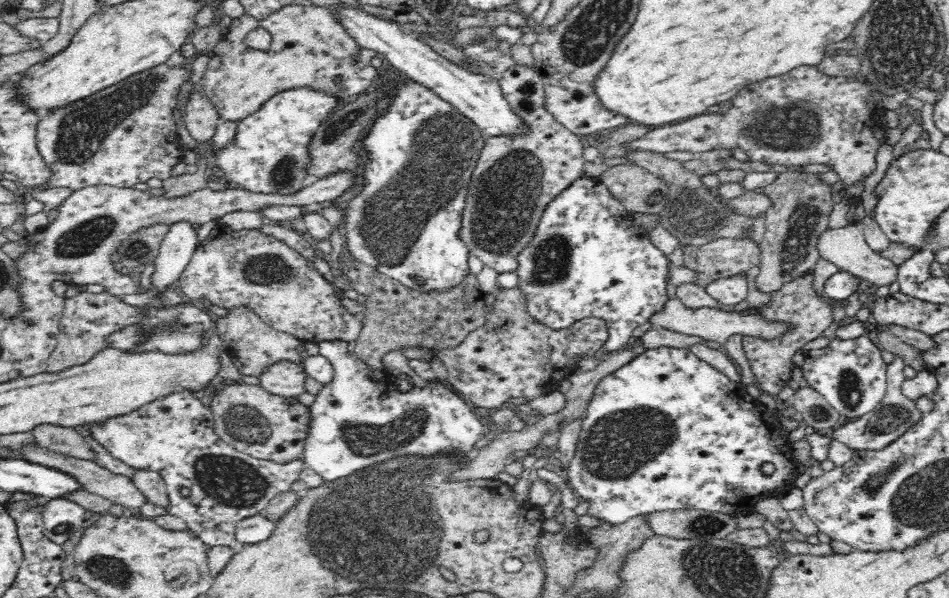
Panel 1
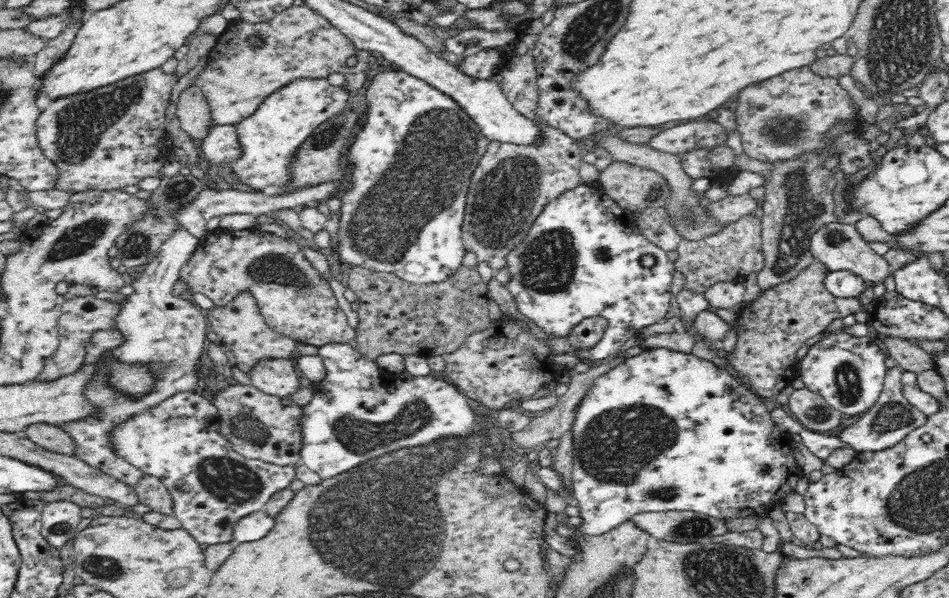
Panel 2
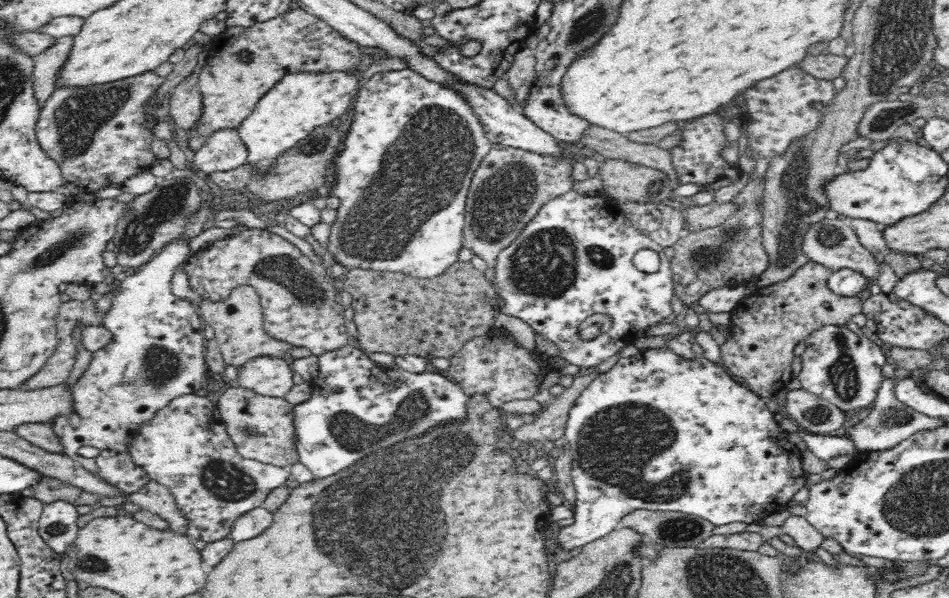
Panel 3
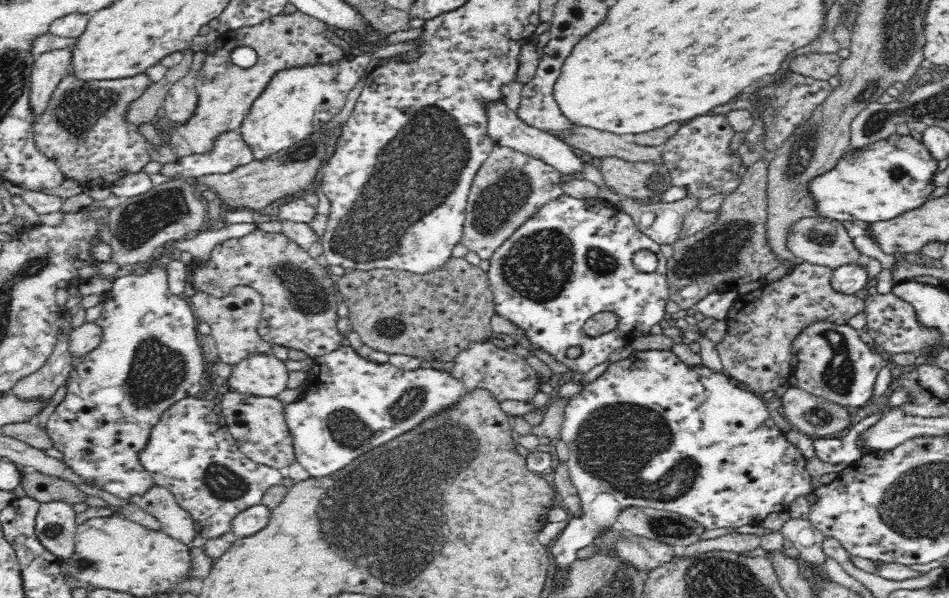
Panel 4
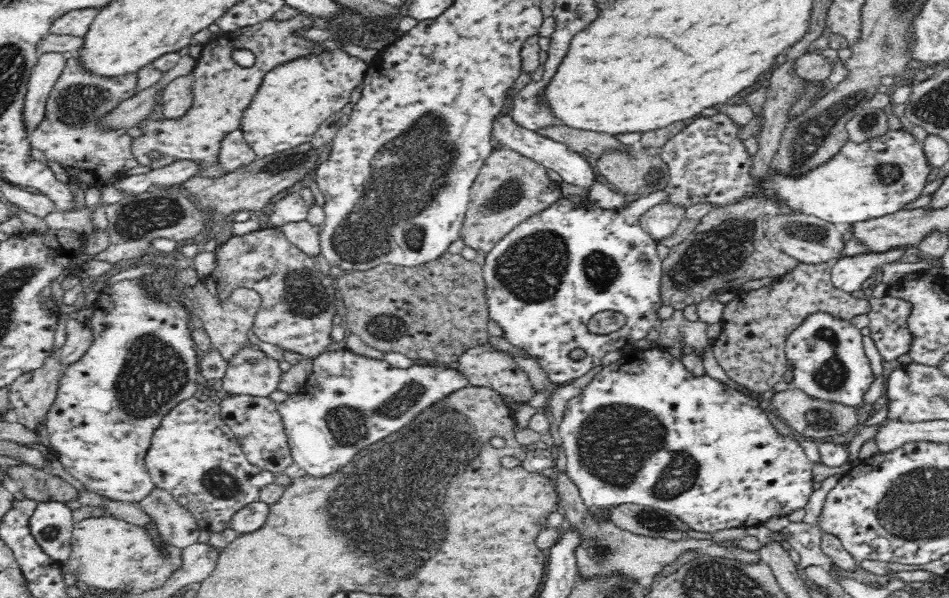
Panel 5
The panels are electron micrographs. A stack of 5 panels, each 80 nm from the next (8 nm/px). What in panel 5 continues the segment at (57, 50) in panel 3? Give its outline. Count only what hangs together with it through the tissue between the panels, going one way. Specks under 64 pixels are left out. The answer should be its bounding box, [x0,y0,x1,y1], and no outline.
[24,52,68,132]

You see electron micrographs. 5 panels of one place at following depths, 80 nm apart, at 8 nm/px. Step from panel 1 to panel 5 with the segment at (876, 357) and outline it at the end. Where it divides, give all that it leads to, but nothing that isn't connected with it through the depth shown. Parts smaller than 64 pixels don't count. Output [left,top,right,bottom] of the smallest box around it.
[785,312,875,408]

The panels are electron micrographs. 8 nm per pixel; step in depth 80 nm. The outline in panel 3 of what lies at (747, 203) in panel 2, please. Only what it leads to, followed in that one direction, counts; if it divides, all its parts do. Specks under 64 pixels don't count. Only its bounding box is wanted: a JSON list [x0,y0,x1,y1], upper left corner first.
[684,201,740,229]

